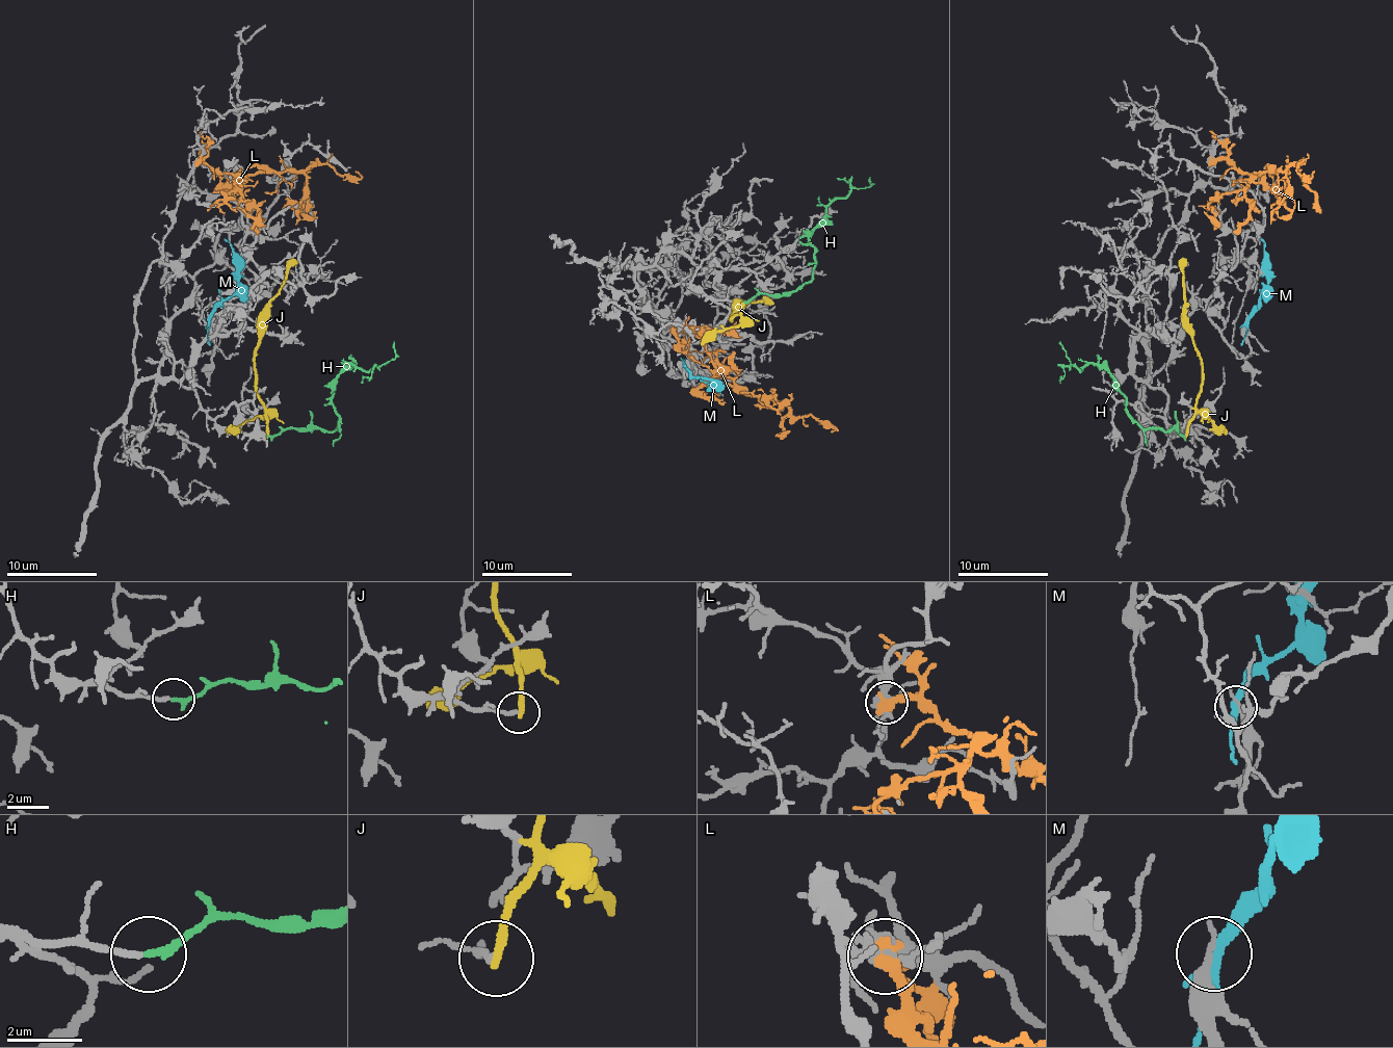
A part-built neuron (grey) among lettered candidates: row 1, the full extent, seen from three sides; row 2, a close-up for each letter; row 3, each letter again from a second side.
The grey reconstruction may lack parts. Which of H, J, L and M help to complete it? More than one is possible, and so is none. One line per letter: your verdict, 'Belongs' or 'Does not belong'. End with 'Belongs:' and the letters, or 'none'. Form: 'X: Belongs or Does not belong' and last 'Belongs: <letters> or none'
H: Does not belong
J: Does not belong
L: Does not belong
M: Does not belong
Belongs: none

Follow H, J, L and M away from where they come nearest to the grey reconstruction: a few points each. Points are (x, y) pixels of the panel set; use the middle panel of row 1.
H: (743, 303), (759, 294), (789, 294), (809, 281), (816, 258), (807, 235), (824, 210), (870, 179)
J: (741, 303), (741, 312), (730, 319), (743, 303), (772, 303)
L: (673, 331), (678, 346), (723, 377), (772, 398), (793, 416), (811, 414), (828, 421), (836, 429), (832, 433)
M: (684, 364), (693, 377), (709, 377), (712, 385), (701, 377)

